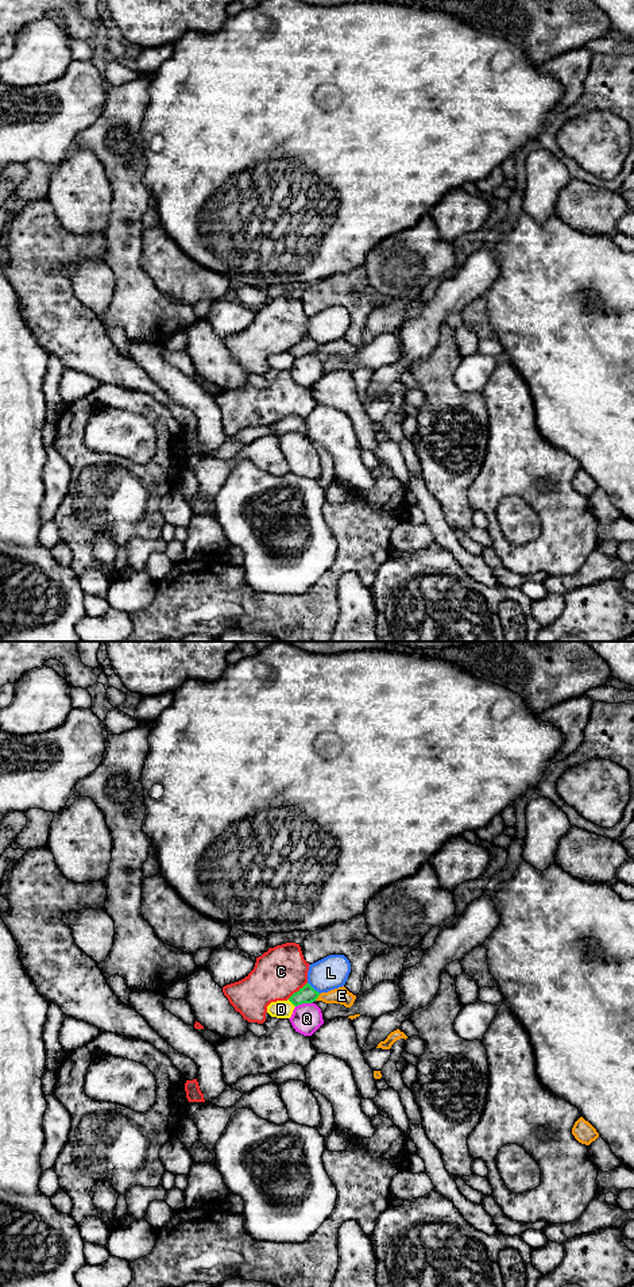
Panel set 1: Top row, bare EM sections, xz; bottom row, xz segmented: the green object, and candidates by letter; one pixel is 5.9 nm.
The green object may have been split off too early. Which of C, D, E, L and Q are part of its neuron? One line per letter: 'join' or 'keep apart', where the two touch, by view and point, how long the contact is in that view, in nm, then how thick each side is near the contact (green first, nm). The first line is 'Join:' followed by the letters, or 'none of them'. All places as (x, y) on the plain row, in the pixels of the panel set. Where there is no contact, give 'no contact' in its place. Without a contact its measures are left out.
Join: E
C: keep apart; contact xz (297, 343); length 160 nm; calibres 100 and 300 nm
D: keep apart; contact xz (292, 354); length 60 nm; calibres 100 and 110 nm
E: join; contact xz (317, 349); length 50 nm; calibres 100 and 100 nm
L: keep apart; contact xz (313, 340); length 100 nm; calibres 100 and 200 nm
Q: keep apart; contact xz (304, 354); length 110 nm; calibres 100 and 180 nm

